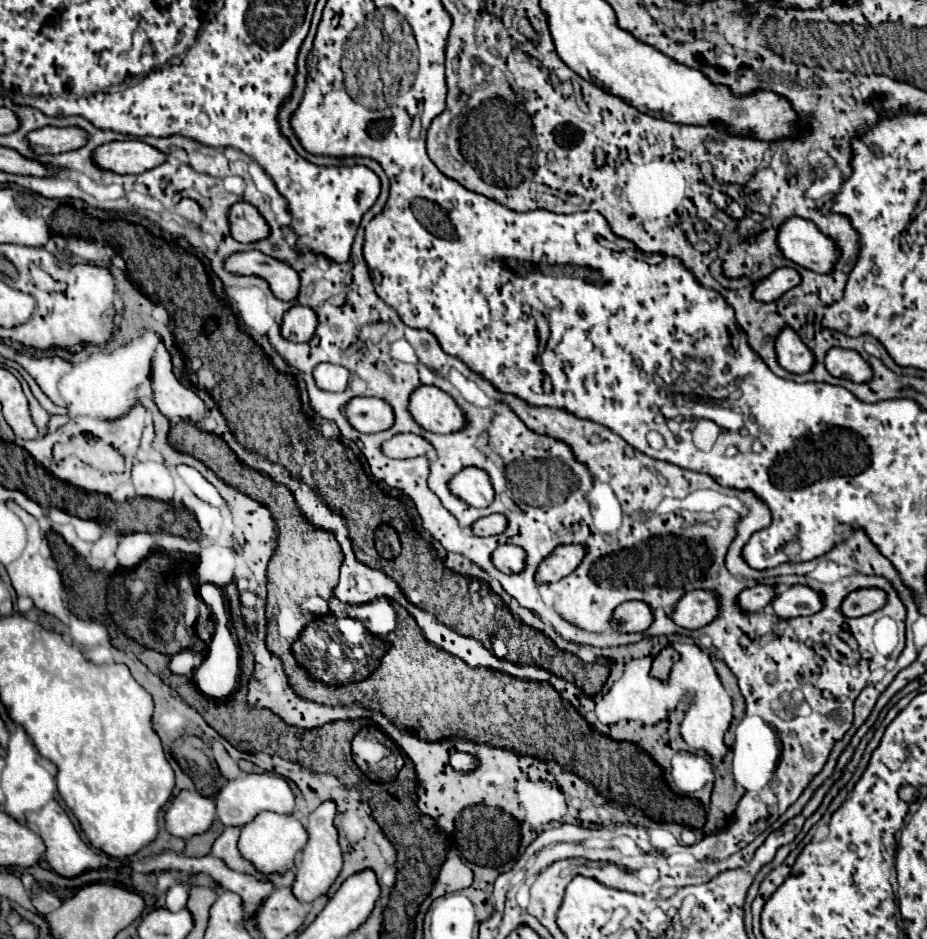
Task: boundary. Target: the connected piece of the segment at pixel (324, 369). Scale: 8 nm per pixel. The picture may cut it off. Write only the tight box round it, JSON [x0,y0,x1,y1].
[313,364,351,392]

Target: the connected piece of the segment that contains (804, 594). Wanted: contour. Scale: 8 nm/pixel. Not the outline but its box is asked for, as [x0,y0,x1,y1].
[773,586,823,618]

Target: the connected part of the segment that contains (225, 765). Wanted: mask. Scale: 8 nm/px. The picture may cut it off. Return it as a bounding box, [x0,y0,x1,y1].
[211,742,241,778]

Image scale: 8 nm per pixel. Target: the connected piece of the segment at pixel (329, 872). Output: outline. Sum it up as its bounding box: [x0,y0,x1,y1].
[293,800,343,902]

